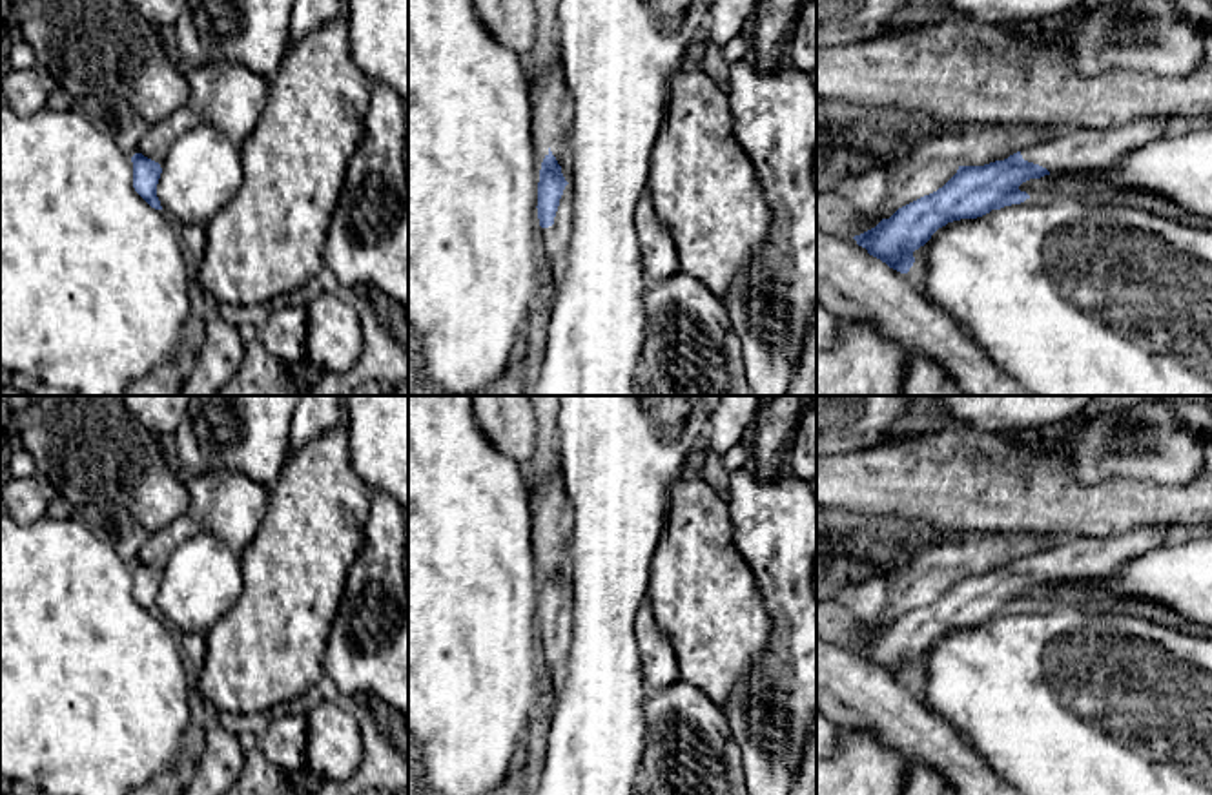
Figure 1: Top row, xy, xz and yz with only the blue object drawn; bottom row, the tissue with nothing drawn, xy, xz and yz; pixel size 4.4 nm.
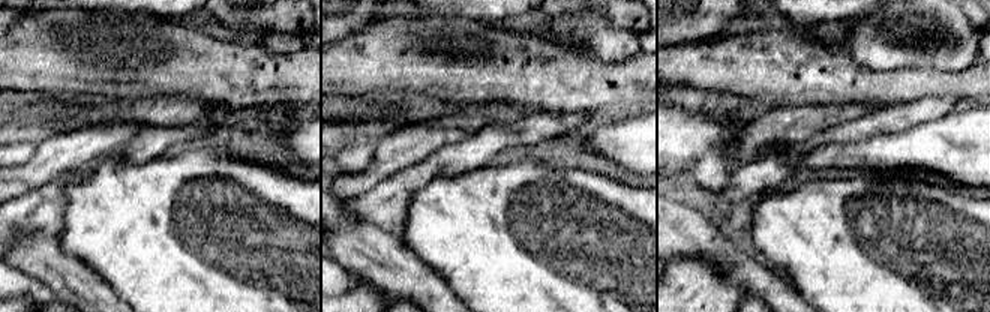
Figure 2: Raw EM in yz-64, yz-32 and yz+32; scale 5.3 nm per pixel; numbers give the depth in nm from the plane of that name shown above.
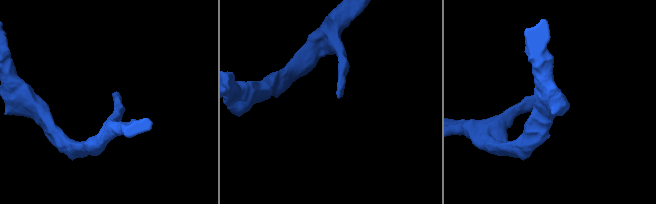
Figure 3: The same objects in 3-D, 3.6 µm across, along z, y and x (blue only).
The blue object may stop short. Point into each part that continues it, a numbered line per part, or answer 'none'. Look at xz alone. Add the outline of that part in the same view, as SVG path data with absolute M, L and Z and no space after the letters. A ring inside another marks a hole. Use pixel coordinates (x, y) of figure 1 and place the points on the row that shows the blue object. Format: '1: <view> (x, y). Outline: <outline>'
1: xz (554, 239). Outline: M567 184L560 199L554 224L541 228L543 255L550 263L550 275L556 288L561 284L565 275L565 257L570 241L570 217L570 188Z

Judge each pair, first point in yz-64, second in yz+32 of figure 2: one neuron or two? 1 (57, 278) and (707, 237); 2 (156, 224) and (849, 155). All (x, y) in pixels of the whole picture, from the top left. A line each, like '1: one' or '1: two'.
1: one
2: two

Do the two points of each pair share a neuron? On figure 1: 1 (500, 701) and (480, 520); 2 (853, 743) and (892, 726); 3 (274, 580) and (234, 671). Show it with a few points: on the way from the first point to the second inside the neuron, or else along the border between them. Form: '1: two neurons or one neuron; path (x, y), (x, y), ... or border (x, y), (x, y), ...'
1: one neuron; path (480, 655), (480, 566)
2: two neurons; border (839, 724), (866, 728), (906, 759)
3: one neuron; path (274, 602), (274, 631), (256, 650)

